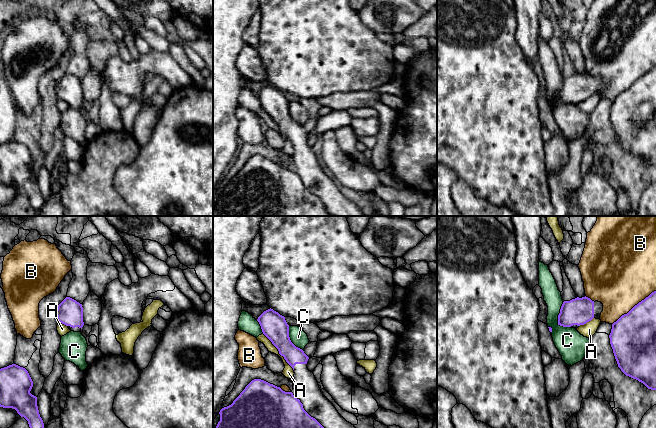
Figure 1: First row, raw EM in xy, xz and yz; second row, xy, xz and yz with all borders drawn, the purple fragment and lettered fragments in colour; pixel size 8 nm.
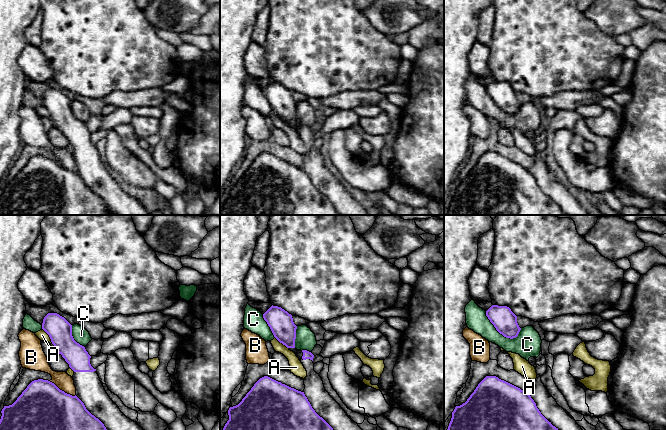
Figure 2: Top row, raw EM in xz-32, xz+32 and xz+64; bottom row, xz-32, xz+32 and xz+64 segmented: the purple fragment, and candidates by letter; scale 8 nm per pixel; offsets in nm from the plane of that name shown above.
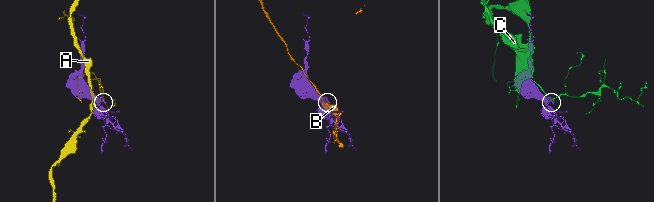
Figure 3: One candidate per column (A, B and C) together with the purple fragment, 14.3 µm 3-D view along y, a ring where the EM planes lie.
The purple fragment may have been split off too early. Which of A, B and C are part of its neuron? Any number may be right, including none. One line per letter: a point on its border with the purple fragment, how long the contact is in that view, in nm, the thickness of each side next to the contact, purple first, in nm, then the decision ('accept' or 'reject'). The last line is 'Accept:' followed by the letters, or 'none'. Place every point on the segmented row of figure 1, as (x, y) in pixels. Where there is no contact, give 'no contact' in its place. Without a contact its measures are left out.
A: meets purple in xz at (279, 352); contact 380 nm long; 200 nm thick on the purple side, 90 nm on the other; reject
B: meets purple in yz at (634, 306); contact 440 nm long; 360 nm thick on the purple side, 480 nm on the other; reject
C: meets purple in yz at (558, 319); contact 220 nm long; 220 nm thick on the purple side, 240 nm on the other; reject
Accept: none

